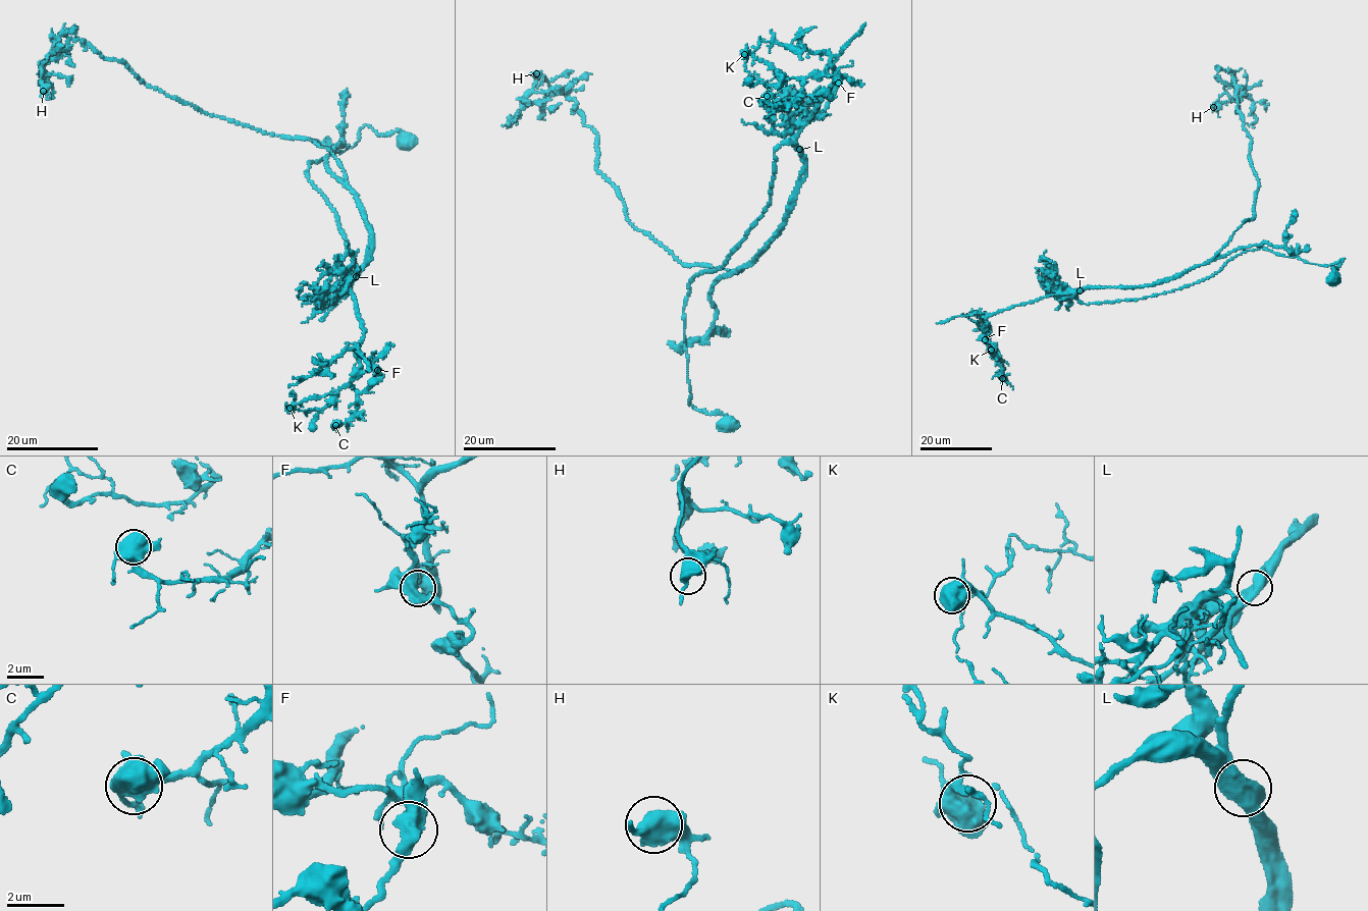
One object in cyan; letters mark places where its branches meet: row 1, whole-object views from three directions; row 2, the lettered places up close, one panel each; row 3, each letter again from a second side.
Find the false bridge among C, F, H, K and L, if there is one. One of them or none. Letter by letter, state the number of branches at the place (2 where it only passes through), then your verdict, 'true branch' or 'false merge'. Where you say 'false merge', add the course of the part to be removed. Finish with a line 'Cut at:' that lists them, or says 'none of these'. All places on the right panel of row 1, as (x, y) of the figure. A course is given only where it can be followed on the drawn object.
C: 2 branches meet; true branch
F: 2 branches meet; true branch
H: 2 branches meet; true branch
K: 2 branches meet; true branch
L: 2 branches meet; false merge; foreign part runs (1080, 290), (1151, 286), (1179, 276), (1254, 218), (1260, 186), (1233, 73), (1223, 89), (1231, 101), (1215, 110)
Cut at: L

